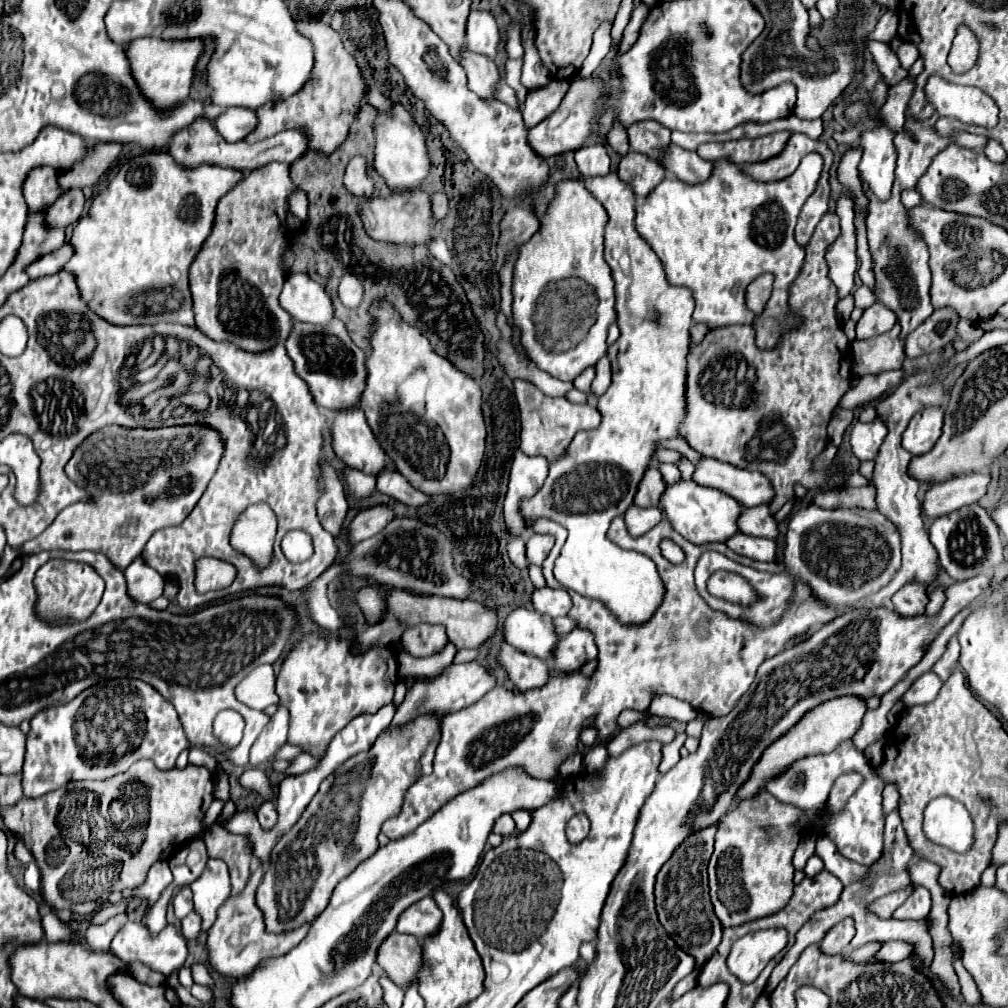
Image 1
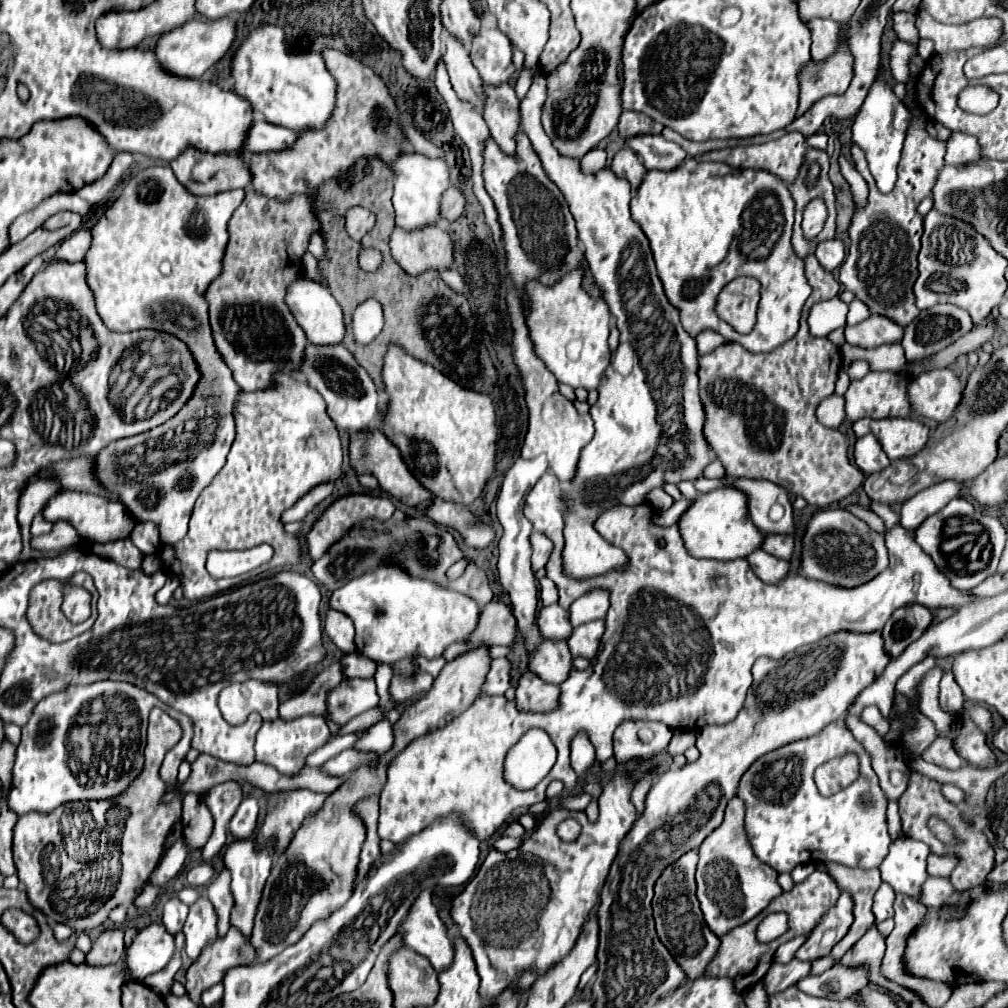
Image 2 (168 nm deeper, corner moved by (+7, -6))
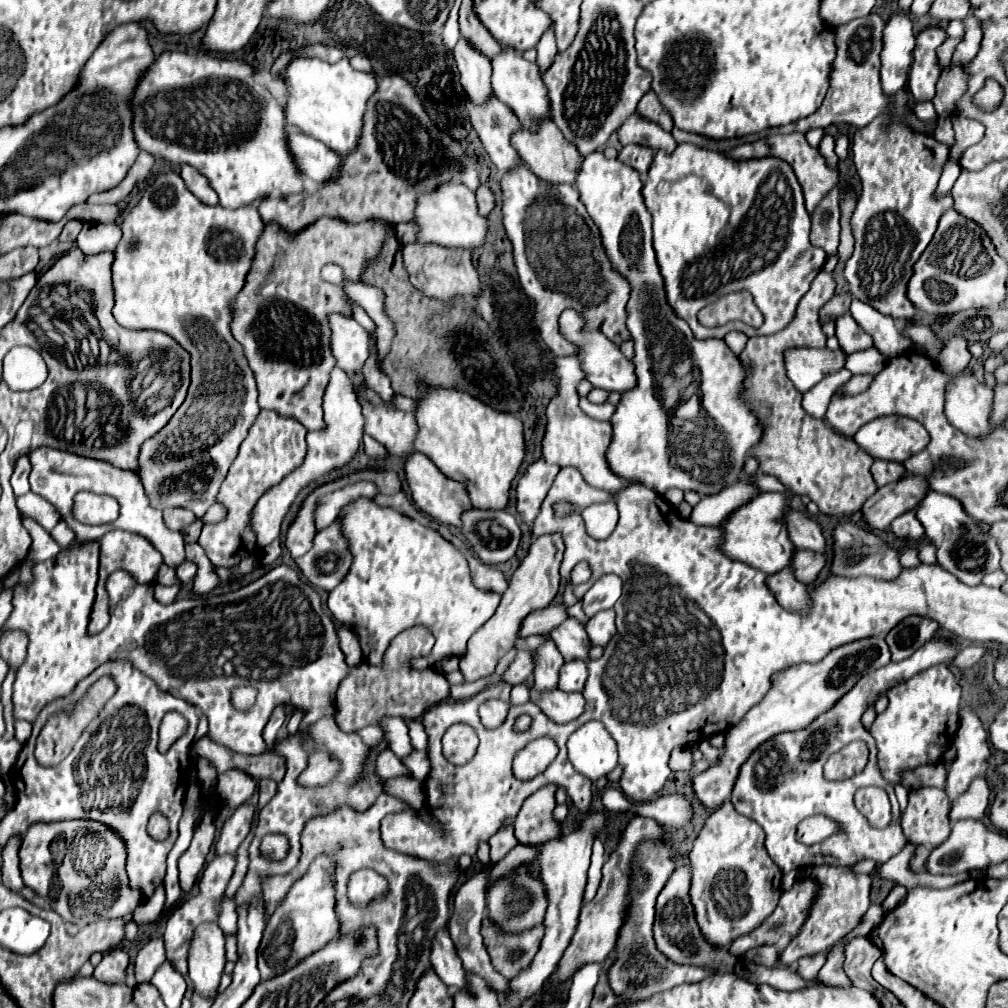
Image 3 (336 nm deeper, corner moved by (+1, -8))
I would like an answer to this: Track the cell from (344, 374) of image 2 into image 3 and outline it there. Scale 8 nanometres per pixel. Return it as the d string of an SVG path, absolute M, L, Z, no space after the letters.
M356 376L354 392L360 398L364 414L364 434L384 444L392 456L404 458L412 450L412 440L416 434L416 420L412 412L400 412L388 406L378 392L374 392L364 376Z

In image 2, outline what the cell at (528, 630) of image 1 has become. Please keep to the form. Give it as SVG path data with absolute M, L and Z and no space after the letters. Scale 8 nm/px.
M544 640L534 654L530 654L530 670L550 684L562 684L572 670L572 654L566 642Z

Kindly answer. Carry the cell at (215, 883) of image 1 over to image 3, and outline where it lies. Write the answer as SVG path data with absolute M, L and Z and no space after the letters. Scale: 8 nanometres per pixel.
M204 922L196 928L188 954L188 976L200 996L216 998L216 988L226 964L224 932L216 922Z

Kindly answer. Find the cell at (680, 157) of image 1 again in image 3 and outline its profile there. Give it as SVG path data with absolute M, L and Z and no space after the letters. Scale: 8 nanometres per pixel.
M632 116L620 126L618 138L620 138L620 142L624 146L626 144L640 144L640 146L652 148L654 152L664 150L668 154L674 152L674 148L678 146L670 132L664 132L658 124L648 122L644 118L640 118L640 116Z

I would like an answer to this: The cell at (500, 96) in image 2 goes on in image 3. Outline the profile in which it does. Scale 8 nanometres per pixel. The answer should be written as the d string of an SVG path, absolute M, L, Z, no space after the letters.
M540 120L538 124L540 128L536 132L528 130L528 128L520 128L512 134L512 146L518 152L518 156L522 158L522 162L542 180L548 182L566 182L566 184L574 184L574 176L580 168L580 160L582 156L576 152L576 148L572 148L572 144L568 144L564 140L564 136L560 136L560 130L556 128L556 124L552 120Z

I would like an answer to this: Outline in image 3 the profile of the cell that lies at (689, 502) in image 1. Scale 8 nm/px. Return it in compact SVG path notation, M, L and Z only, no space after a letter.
M764 492L754 496L748 504L742 504L734 512L730 512L724 522L718 526L722 532L720 552L724 556L754 566L766 574L778 572L790 564L790 556L794 552L792 542L788 540L788 532L784 526L784 510L786 510L786 496Z

